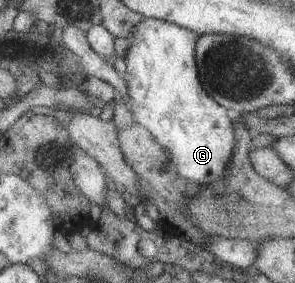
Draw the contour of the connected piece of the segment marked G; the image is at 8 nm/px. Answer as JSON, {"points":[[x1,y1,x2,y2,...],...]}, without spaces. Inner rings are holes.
{"points":[[148,17,135,26,131,37,129,49,125,50,125,71,122,76,129,97,126,105,132,113,133,122,146,128,152,138,168,153,180,176,200,187,219,181,231,165,235,143,232,114,221,107,200,84,194,52,198,35,174,23]]}

